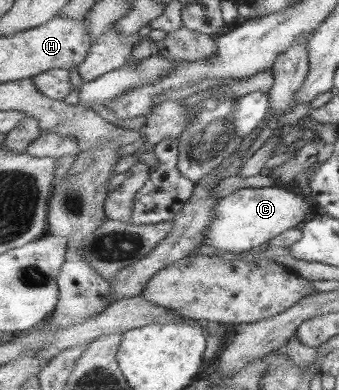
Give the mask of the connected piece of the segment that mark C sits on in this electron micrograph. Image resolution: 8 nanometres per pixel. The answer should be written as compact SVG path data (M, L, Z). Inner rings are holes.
M273 185L263 188L243 188L217 202L213 212L213 224L207 228L204 245L221 251L253 253L257 247L265 246L275 237L289 229L303 227L320 211L300 191Z

